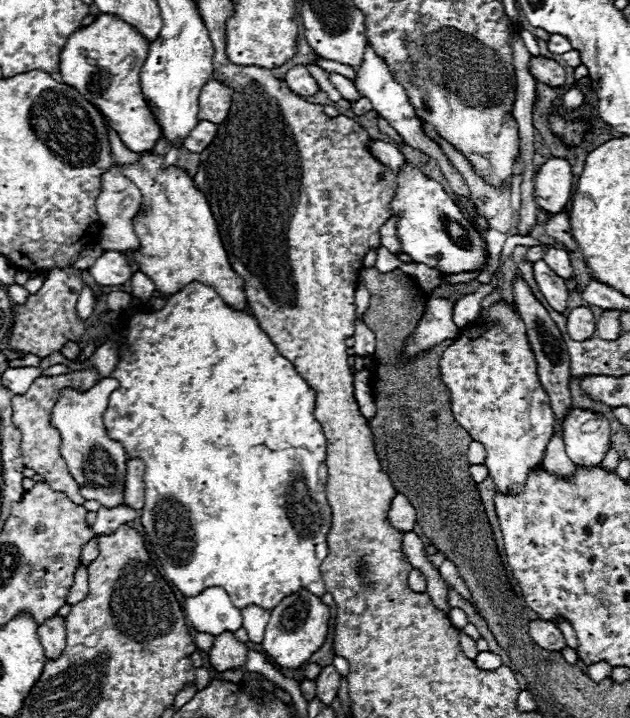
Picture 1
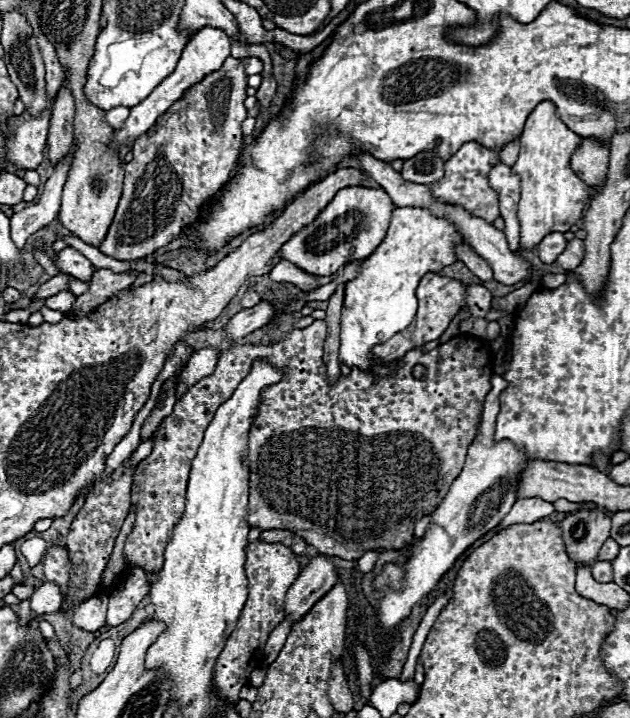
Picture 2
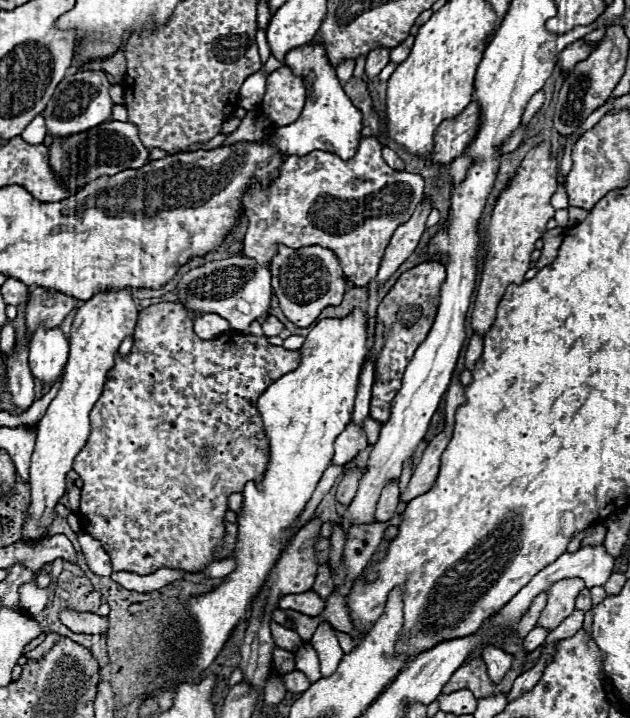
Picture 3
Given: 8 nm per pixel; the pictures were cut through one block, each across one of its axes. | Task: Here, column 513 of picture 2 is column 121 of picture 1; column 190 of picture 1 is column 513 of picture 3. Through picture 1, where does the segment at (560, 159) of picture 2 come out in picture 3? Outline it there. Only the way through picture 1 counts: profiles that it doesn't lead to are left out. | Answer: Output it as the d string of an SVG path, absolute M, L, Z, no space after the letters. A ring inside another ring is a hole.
M542 142L526 154L516 176L498 196L484 236L484 266L470 320L474 334L484 336L490 330L496 318L496 306L502 300L506 286L510 282L514 284L524 282L524 274L530 268L530 254L534 250L534 242L542 238L542 234L546 232L546 222L554 216L550 198L556 192L556 184L558 184L558 162L550 156L550 142Z

